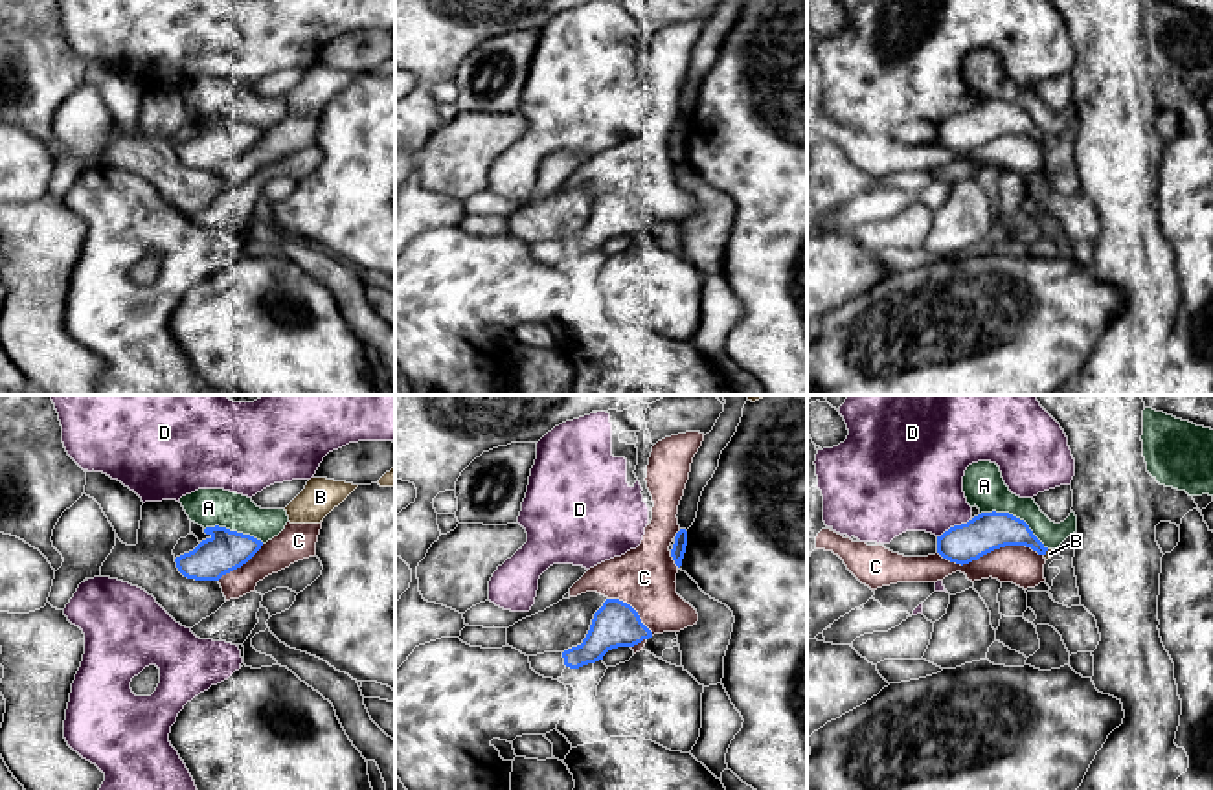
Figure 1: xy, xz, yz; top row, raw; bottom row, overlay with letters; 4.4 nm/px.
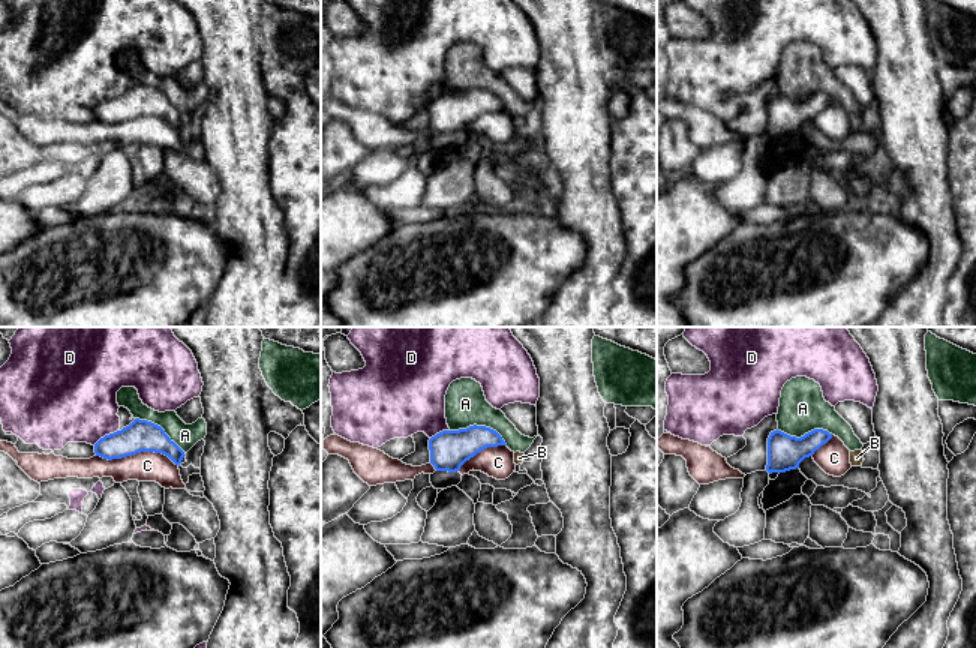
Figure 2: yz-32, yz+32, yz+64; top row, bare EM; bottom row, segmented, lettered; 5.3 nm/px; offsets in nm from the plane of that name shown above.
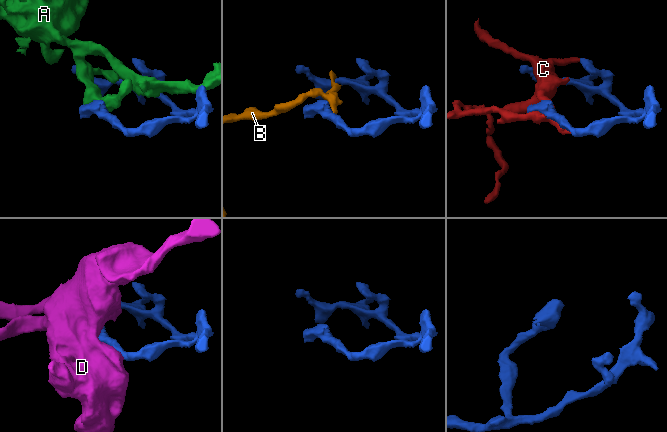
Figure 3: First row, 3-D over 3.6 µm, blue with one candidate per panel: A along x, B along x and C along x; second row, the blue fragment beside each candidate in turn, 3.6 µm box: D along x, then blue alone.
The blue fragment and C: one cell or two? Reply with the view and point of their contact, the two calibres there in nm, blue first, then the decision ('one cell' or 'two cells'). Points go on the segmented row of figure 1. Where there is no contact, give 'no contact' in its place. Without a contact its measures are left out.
yz (991, 550) | 170/170 nm | two cells

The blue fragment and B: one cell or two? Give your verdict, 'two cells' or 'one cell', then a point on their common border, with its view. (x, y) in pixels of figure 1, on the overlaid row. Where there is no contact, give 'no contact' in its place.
two cells; meets blue in yz at (1044, 553)

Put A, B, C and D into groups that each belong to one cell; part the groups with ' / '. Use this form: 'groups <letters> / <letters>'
groups A / B / C / D

